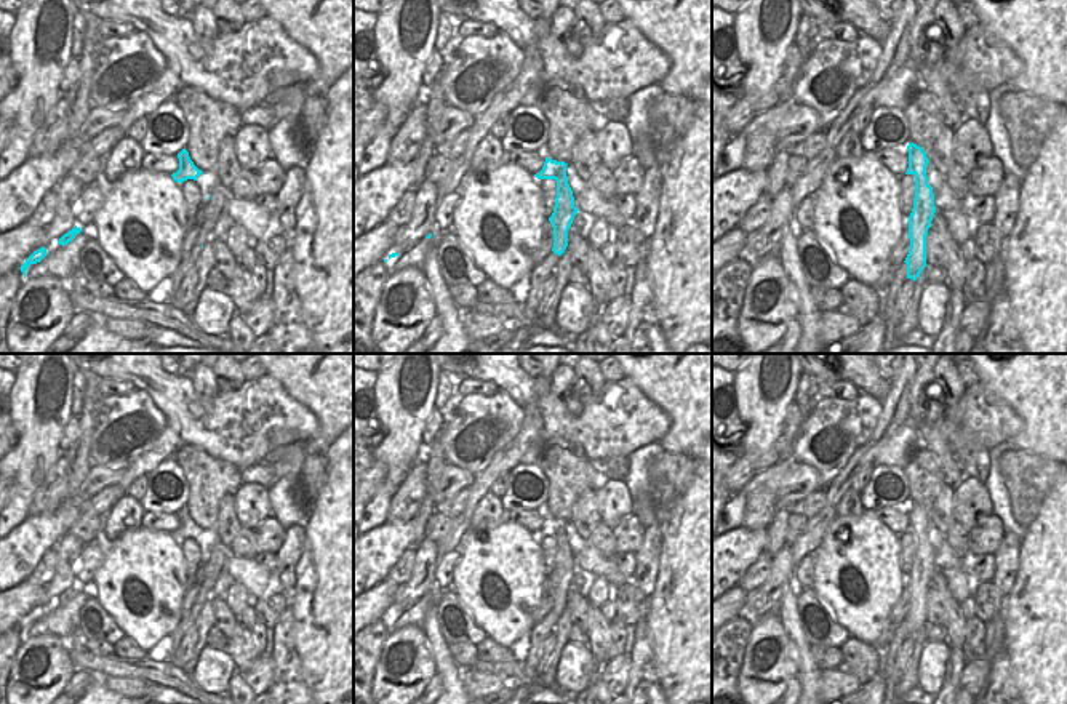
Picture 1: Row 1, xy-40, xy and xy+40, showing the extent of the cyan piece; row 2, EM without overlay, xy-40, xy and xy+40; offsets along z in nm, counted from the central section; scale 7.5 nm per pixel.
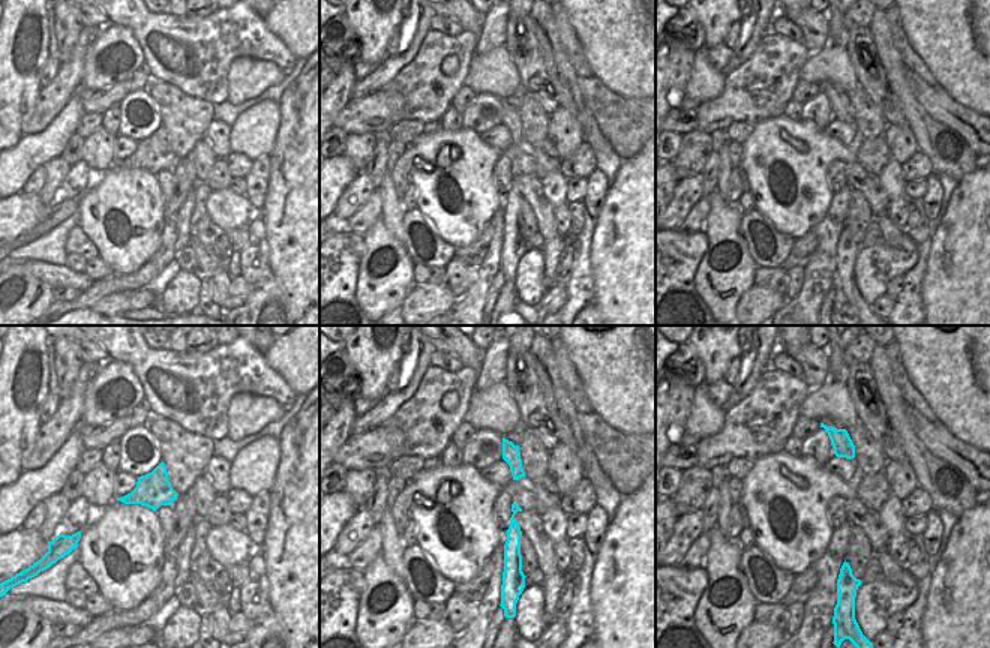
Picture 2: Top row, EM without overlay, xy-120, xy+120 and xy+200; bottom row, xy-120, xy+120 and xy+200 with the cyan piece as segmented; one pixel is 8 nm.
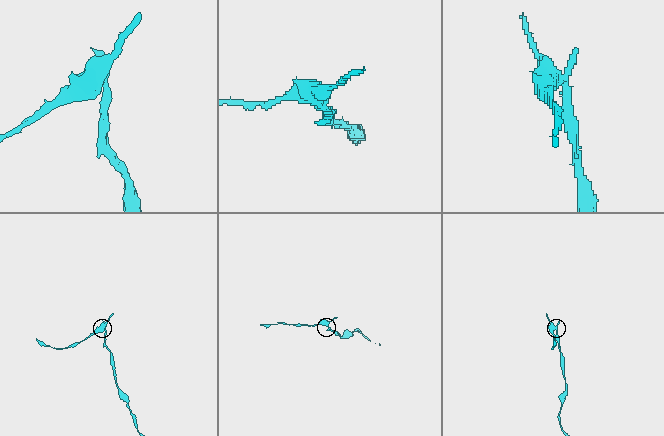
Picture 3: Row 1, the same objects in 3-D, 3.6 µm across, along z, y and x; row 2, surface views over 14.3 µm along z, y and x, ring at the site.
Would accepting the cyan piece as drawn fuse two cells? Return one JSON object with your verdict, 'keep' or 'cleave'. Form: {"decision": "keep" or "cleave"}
{"decision": "cleave"}

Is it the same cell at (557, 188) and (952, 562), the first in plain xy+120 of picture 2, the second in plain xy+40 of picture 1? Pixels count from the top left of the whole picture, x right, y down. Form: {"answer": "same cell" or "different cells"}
{"answer": "different cells"}

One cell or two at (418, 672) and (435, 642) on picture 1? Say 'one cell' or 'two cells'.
two cells

